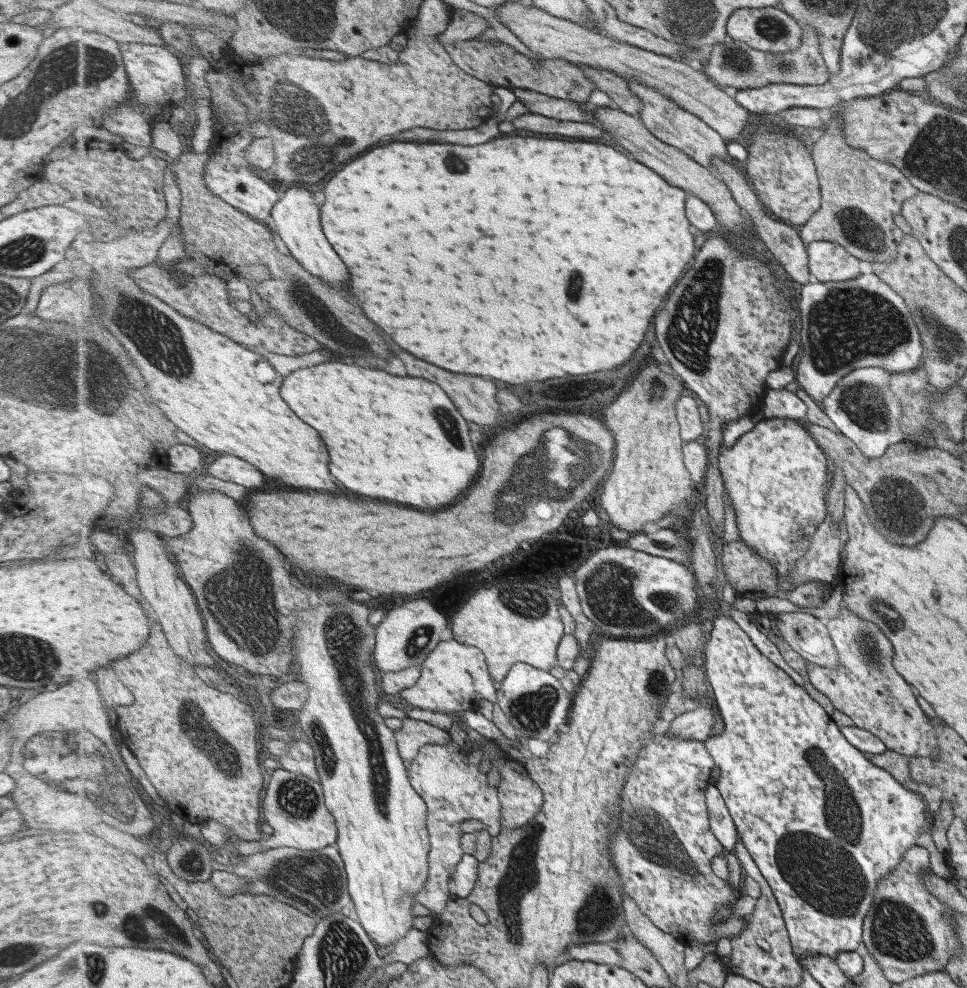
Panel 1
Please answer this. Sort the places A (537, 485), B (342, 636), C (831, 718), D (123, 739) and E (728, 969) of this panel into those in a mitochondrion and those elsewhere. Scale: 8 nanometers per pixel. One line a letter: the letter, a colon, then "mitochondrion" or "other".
A: mitochondrion
B: mitochondrion
C: other
D: other
E: other

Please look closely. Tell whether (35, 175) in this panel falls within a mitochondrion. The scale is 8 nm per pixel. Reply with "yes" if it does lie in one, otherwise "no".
no

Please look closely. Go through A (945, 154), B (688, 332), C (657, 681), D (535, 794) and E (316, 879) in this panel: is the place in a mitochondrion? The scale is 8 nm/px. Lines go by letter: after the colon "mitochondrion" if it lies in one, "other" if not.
A: mitochondrion
B: mitochondrion
C: mitochondrion
D: other
E: mitochondrion

